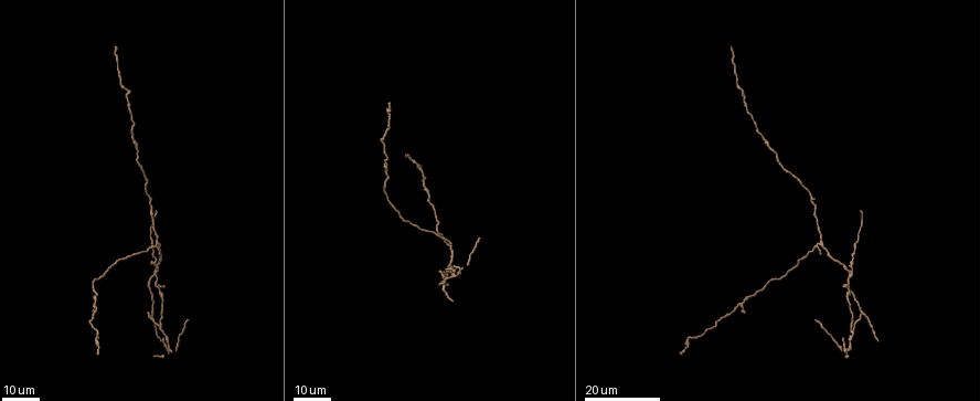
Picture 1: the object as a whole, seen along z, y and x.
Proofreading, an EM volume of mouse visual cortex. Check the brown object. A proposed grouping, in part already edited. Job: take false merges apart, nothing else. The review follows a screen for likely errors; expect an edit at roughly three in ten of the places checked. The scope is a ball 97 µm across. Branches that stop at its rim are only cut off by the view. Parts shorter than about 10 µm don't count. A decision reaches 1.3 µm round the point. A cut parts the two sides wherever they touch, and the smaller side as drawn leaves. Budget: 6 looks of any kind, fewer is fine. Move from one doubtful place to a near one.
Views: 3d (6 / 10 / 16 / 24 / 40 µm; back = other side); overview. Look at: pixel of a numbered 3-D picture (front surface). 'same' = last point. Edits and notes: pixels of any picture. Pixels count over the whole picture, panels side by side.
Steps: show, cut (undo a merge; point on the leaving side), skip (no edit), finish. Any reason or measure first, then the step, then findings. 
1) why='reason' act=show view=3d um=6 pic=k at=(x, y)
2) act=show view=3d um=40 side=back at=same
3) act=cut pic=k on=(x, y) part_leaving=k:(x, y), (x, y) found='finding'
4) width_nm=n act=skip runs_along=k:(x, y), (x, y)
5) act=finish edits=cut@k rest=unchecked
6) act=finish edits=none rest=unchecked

why='thin neck' act=show view=3d um=16 pic=1 at=(741, 89)

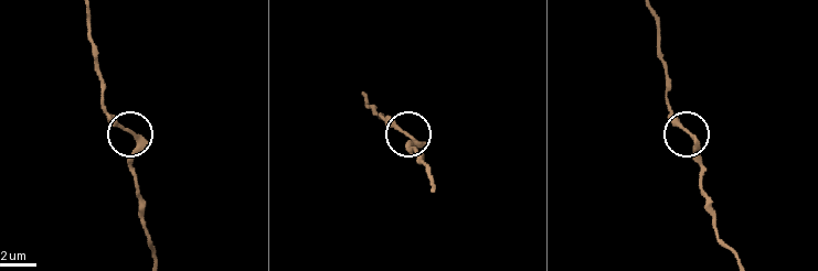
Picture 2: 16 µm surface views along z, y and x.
act=show view=3d um=6 pic=2 at=(129, 132)

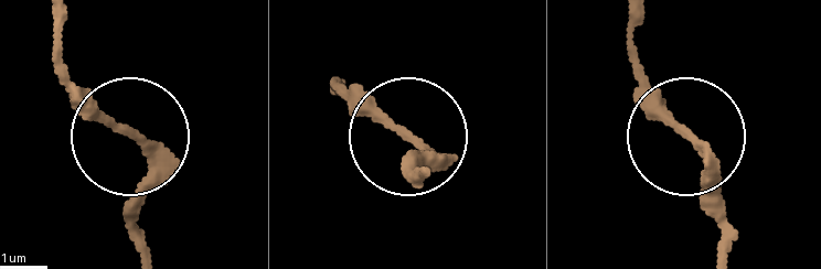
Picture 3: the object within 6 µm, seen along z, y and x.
act=skip runs_along=3:(727, 246), (712, 163), (637, 73) found='all the same neuron'

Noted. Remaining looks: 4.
act=show view=3d um=16 pic=1 at=(850, 275)

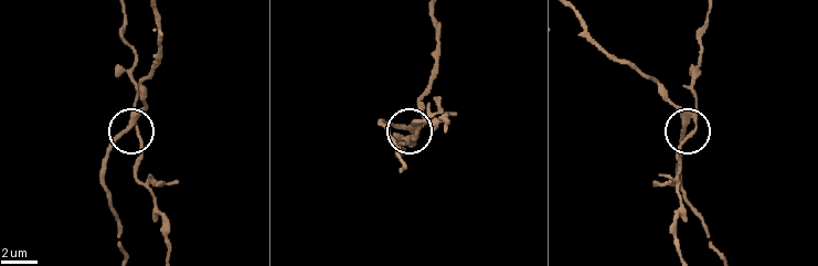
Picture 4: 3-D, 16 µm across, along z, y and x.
act=show view=3d um=10 pic=4 at=(686, 127)

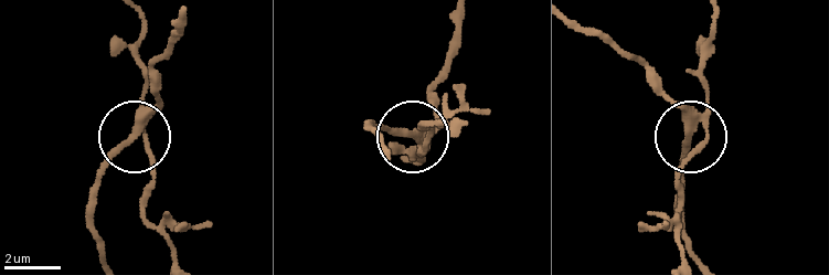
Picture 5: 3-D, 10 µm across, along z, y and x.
arms=4 act=cut pic=5 on=(150, 156) part_leaving=5:(141, 117), (148, 158), (141, 208), (170, 257) found='a second neuron is stuck on'

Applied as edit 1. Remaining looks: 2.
why='arms part here' act=show view=3d um=24 pic=1 at=(821, 246)

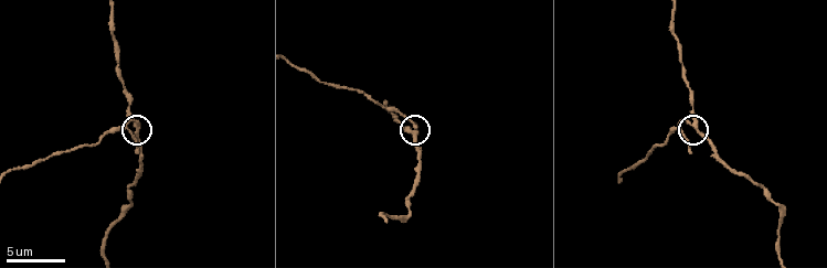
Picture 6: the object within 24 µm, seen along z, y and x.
why='zoom in' act=show view=3d um=10 pic=6 at=(691, 125)

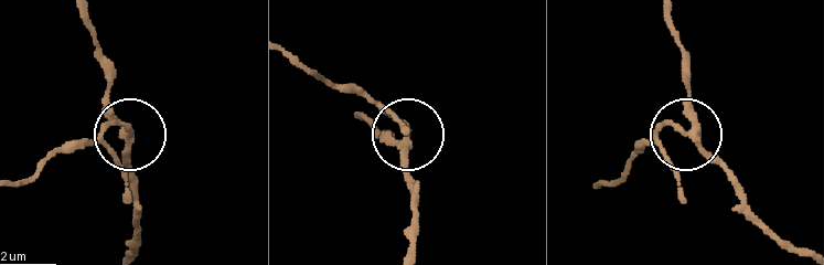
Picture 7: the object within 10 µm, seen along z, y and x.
arms=3 act=cut pic=7 on=(404, 124) part_leaving=7:(688, 136), (667, 124), (622, 177), (603, 181) found='two neurons meet here'

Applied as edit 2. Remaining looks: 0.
act=finish edits=cut@5,cut@7 rest=unchecked

